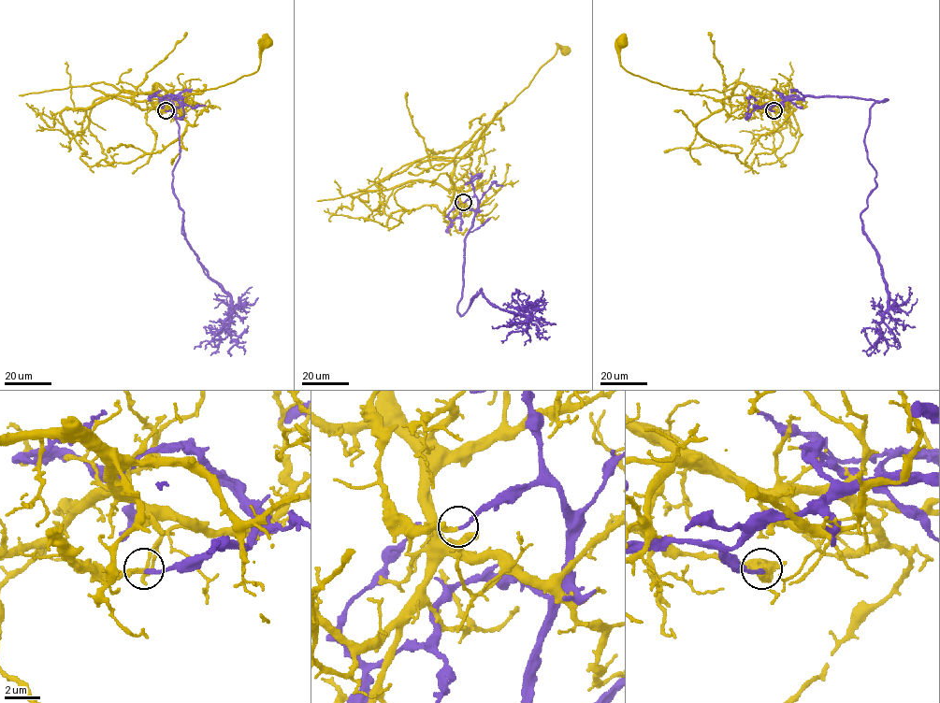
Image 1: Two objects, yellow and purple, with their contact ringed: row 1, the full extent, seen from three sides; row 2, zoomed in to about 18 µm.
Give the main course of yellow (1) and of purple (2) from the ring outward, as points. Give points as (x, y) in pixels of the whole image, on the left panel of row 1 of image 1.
1: (166, 110), (154, 106), (171, 96), (153, 90), (156, 83), (169, 92), (216, 89), (254, 73), (267, 41)
2: (166, 110), (180, 103), (160, 101), (179, 126), (183, 232), (232, 308), (227, 336), (194, 349)

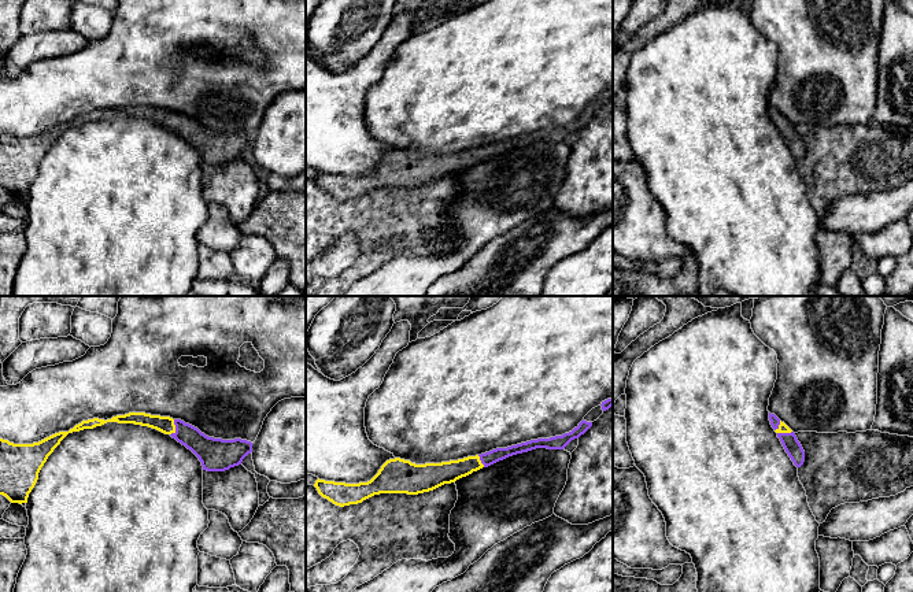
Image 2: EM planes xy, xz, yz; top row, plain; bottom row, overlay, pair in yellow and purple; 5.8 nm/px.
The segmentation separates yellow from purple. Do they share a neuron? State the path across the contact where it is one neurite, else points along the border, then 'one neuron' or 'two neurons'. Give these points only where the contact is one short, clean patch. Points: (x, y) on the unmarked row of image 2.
two neurons

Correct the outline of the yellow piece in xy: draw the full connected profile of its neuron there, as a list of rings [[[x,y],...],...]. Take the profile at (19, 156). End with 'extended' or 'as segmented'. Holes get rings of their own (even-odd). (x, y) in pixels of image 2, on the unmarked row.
[[[129,106],[107,114],[99,111],[82,114],[69,125],[55,126],[33,137],[14,137],[0,132],[0,188],[5,189],[11,196],[27,196],[29,186],[38,173],[41,160],[60,134],[69,126],[93,122],[107,115],[148,119],[165,127],[175,126],[174,112],[170,110]]]; as segmented

